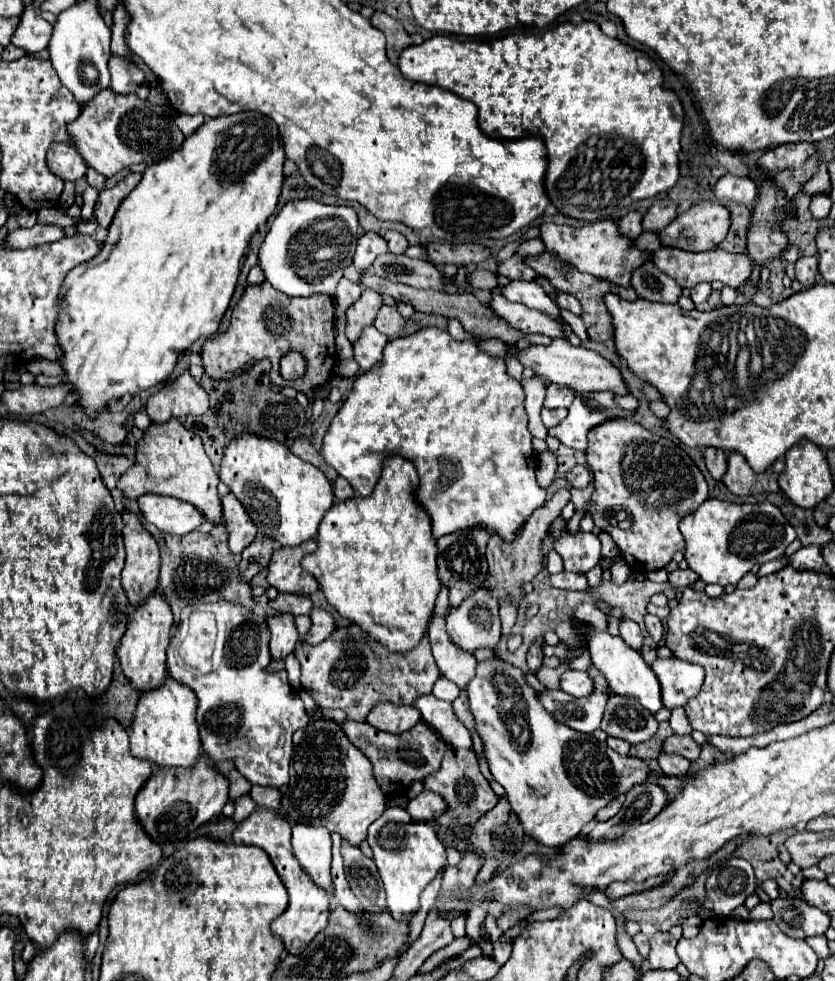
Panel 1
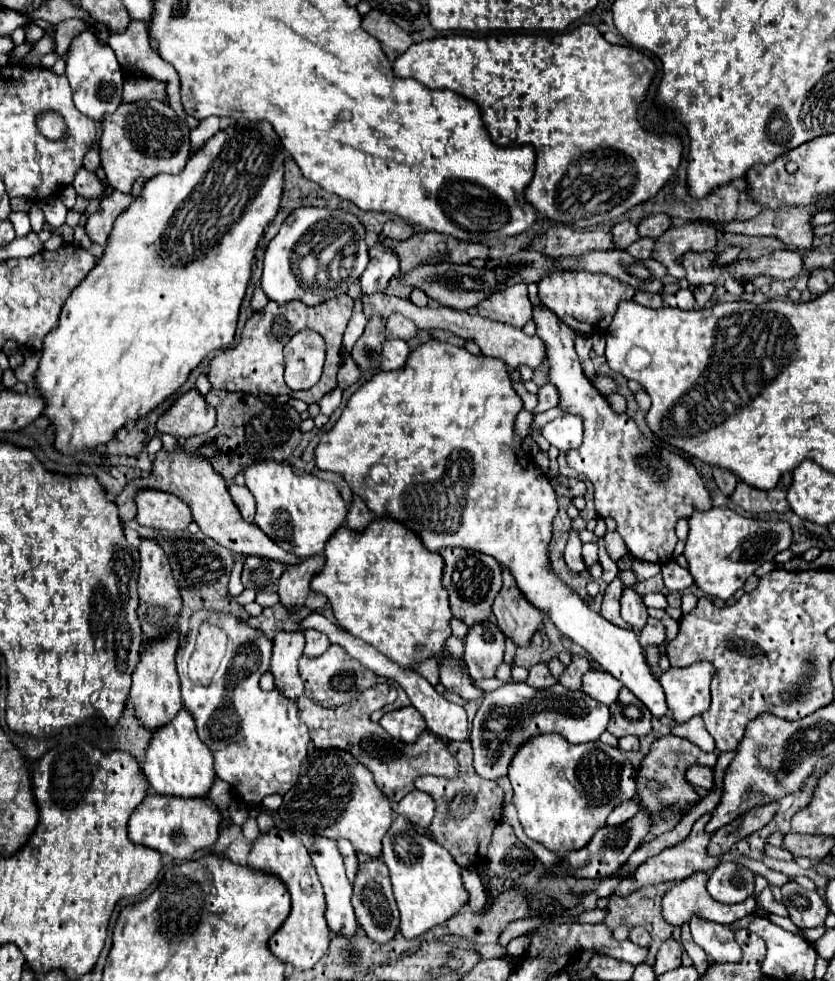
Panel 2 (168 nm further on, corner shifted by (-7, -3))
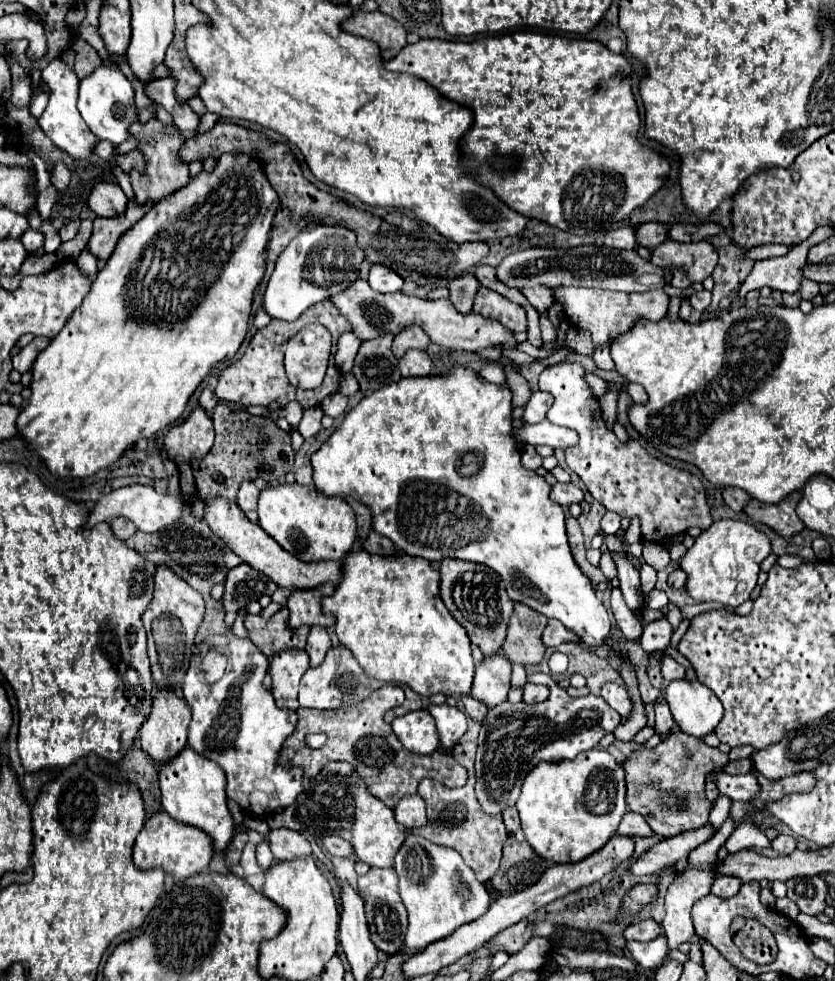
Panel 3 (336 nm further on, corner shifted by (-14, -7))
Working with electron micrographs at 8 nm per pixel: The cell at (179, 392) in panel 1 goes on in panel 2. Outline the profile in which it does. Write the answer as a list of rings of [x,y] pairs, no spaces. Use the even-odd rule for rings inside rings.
[[[192,389],[176,399],[176,403],[158,419],[156,429],[160,433],[186,439],[192,435],[208,433],[216,423],[216,411],[204,401],[204,397]]]

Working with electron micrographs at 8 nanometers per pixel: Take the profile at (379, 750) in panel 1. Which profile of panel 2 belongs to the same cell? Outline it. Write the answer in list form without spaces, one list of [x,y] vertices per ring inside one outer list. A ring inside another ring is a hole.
[[[378,683],[366,689],[358,699],[344,703],[340,707],[320,707],[308,697],[298,699],[300,719],[310,729],[310,739],[316,749],[342,749],[354,755],[356,761],[360,761],[366,769],[372,771],[374,781],[378,789],[388,797],[390,803],[400,801],[404,795],[414,791],[414,779],[420,775],[438,775],[438,777],[458,777],[460,767],[456,757],[448,751],[448,743],[442,737],[436,737],[434,733],[424,731],[416,743],[404,745],[404,741],[396,741],[392,735],[388,735],[380,723],[372,723],[370,715],[376,709],[382,709],[388,705],[388,701],[396,701],[396,689],[388,683]]]

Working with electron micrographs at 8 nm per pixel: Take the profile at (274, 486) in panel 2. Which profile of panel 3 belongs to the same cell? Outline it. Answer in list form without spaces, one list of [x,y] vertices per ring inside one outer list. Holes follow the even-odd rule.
[[[267,485],[259,495],[259,525],[301,561],[341,561],[357,539],[353,509],[341,497],[325,497],[313,485]]]

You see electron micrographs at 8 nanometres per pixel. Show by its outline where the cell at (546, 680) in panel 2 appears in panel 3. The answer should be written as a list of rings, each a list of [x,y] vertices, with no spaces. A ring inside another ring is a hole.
[[[527,683],[525,685],[523,701],[537,703],[537,701],[545,701],[547,697],[549,697],[549,687],[547,685],[533,685],[533,683]]]

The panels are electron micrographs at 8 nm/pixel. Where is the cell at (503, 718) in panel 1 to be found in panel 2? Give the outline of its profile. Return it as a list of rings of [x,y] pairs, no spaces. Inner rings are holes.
[[[556,733],[540,735],[526,741],[518,749],[508,769],[508,779],[514,789],[514,807],[518,811],[518,819],[522,823],[524,833],[554,853],[570,853],[588,845],[592,835],[606,825],[606,817],[610,815],[610,811],[618,803],[634,797],[634,775],[634,767],[618,747],[604,745],[602,741],[572,745]]]

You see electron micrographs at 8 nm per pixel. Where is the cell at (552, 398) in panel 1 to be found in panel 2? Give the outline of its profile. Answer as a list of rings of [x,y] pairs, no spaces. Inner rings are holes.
[[[550,383],[548,385],[542,385],[536,393],[538,397],[538,405],[536,405],[536,413],[542,413],[542,411],[548,411],[552,407],[558,405],[558,391],[556,387],[552,387]]]

